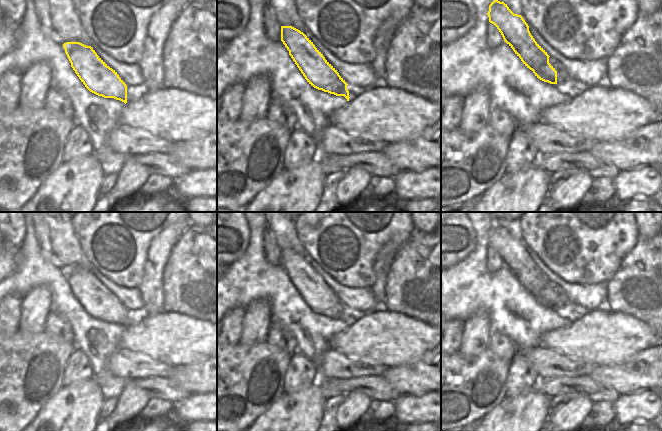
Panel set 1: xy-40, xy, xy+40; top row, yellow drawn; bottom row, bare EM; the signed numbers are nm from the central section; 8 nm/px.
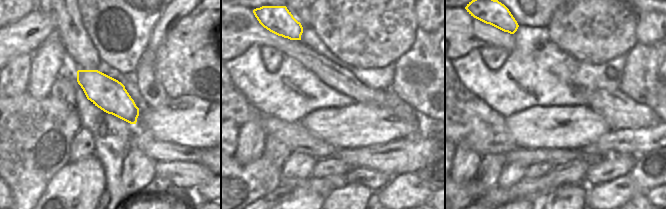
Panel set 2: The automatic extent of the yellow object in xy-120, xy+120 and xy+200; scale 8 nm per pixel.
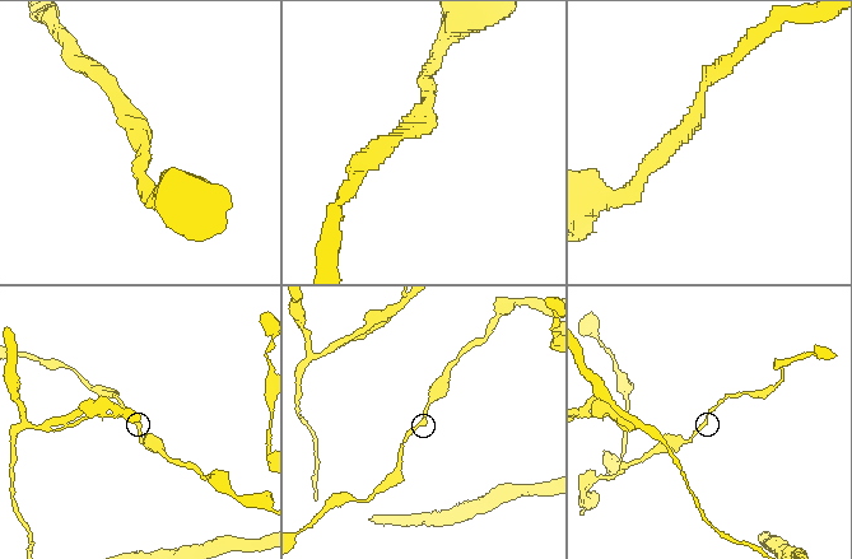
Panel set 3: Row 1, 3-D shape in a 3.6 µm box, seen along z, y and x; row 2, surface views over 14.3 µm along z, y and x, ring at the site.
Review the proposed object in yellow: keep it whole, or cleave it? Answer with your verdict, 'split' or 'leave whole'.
leave whole

